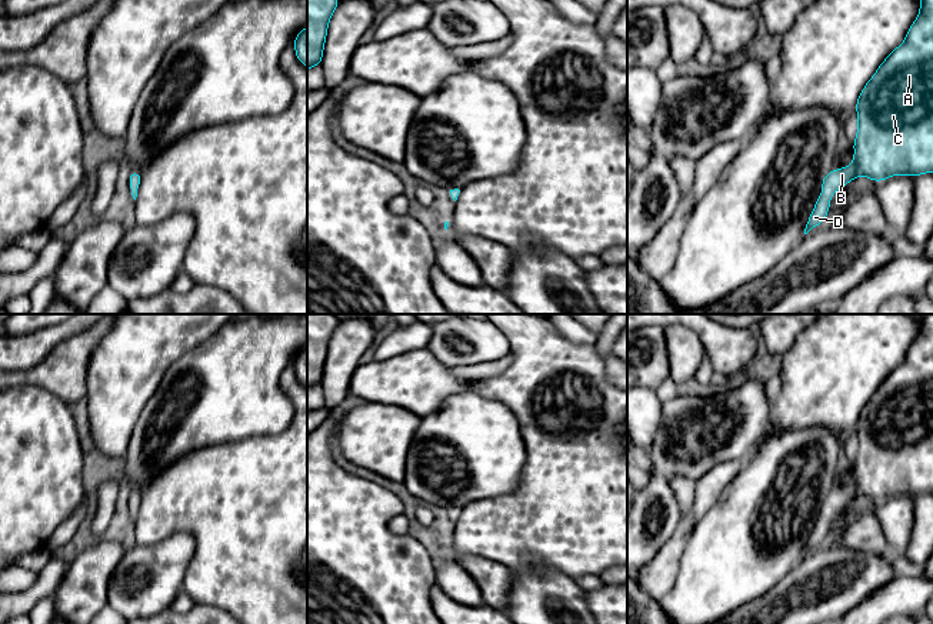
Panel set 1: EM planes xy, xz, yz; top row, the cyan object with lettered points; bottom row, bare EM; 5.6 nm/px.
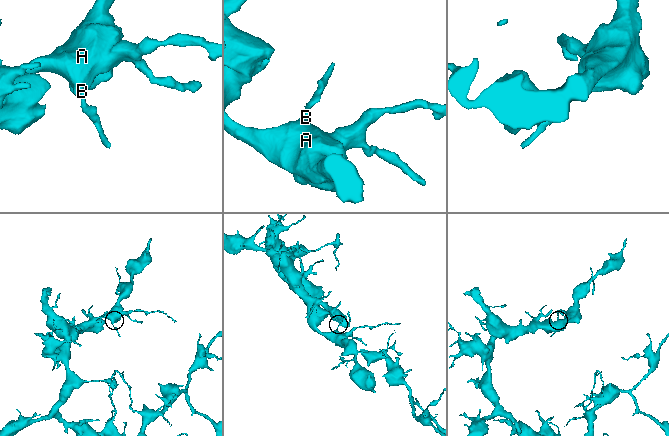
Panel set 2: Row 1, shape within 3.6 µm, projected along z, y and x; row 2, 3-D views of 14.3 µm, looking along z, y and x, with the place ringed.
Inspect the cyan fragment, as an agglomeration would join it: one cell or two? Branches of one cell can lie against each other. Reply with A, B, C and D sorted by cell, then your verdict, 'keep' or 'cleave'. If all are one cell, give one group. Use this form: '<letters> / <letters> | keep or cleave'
A B C D | keep

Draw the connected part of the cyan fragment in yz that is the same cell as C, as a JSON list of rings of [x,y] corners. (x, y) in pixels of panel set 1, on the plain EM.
[[[924,314],[919,323],[920,331],[904,361],[879,386],[857,418],[853,483],[824,495],[823,513],[817,517],[804,554],[827,537],[833,513],[857,495],[879,503],[892,495],[933,493],[933,314]]]

